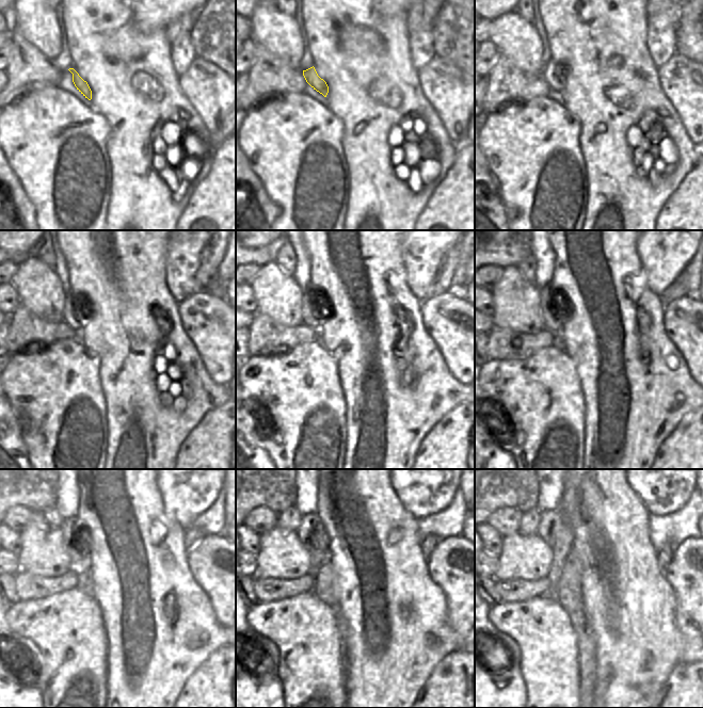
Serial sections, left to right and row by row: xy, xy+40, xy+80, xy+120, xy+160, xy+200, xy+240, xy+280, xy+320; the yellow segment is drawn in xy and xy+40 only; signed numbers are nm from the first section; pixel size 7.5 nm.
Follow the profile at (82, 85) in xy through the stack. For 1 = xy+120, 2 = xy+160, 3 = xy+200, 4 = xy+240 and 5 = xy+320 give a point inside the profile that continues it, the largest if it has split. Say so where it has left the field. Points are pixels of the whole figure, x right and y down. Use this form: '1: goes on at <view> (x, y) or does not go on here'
1: goes on at xy+120 (70, 316)
2: goes on at xy+160 (308, 303)
3: goes on at xy+200 (548, 293)
4: goes on at xy+240 (72, 528)
5: goes on at xy+320 (550, 523)

